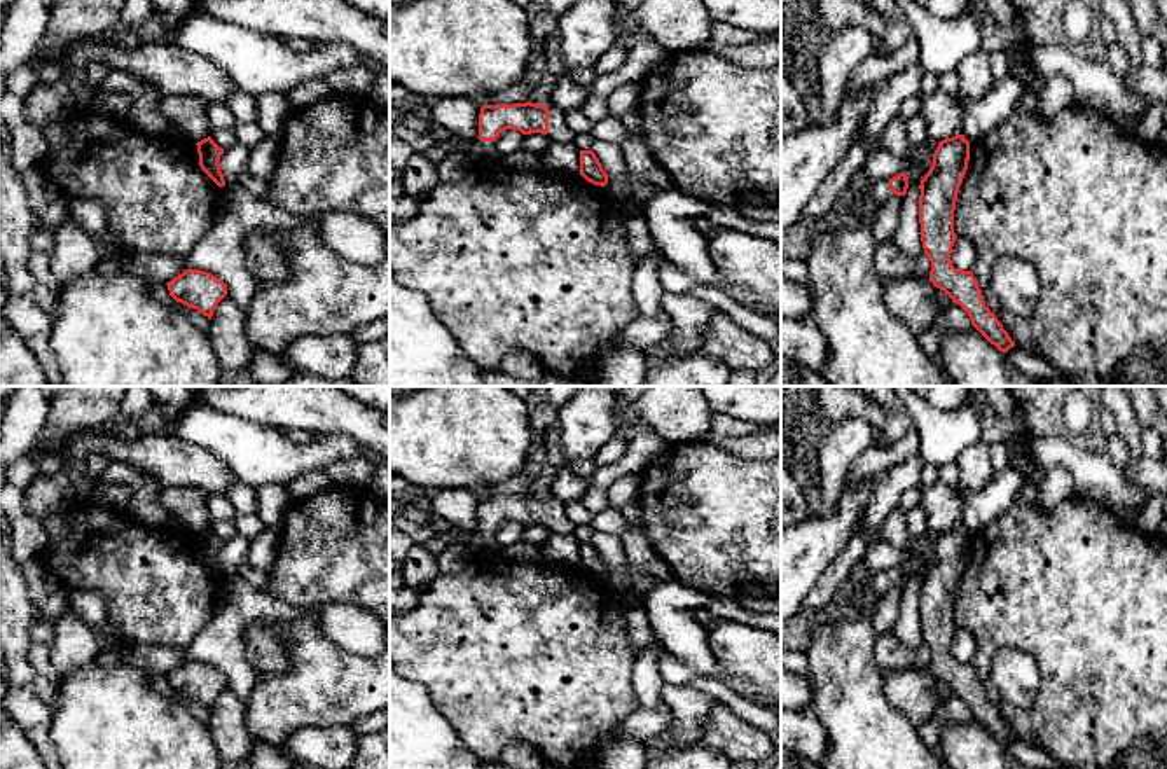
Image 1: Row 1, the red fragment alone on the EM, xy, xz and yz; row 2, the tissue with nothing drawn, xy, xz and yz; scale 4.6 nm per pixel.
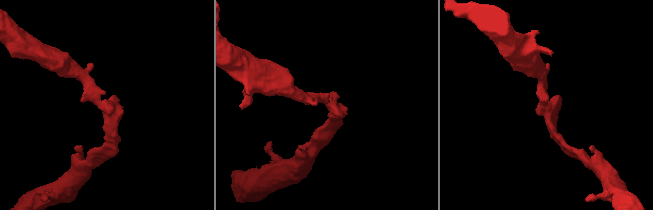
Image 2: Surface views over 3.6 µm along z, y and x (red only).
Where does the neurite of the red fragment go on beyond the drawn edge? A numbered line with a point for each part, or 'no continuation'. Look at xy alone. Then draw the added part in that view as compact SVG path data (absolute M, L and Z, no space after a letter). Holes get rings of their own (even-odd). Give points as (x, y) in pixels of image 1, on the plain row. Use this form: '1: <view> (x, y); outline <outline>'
no continuation

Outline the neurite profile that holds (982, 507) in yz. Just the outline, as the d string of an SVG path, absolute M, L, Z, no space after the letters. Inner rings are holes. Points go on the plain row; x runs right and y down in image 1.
M1006 467L996 472L985 488L963 491L961 526L973 535L992 524L1015 502L1024 482L1022 470Z

